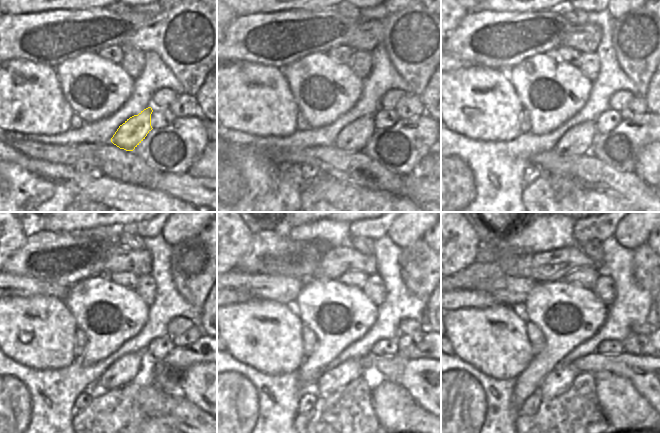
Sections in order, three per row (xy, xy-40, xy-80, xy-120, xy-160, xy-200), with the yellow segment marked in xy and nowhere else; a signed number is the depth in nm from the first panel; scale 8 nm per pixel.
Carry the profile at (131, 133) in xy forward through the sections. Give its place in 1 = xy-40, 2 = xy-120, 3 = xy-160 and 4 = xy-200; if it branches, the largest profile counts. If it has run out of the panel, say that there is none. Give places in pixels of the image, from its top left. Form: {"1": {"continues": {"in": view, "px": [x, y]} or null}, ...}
{"1": {"continues": {"in": "xy-40", "px": [353, 137]}}, "2": {"continues": {"in": "xy-120", "px": [124, 370]}}, "3": {"continues": {"in": "xy-160", "px": [331, 380]}}, "4": {"continues": {"in": "xy-200", "px": [556, 382]}}}

